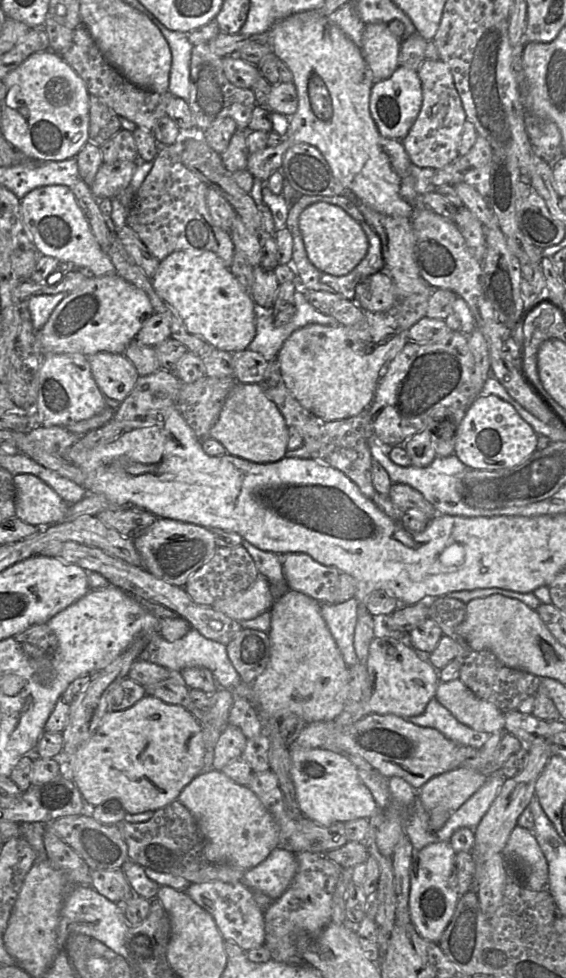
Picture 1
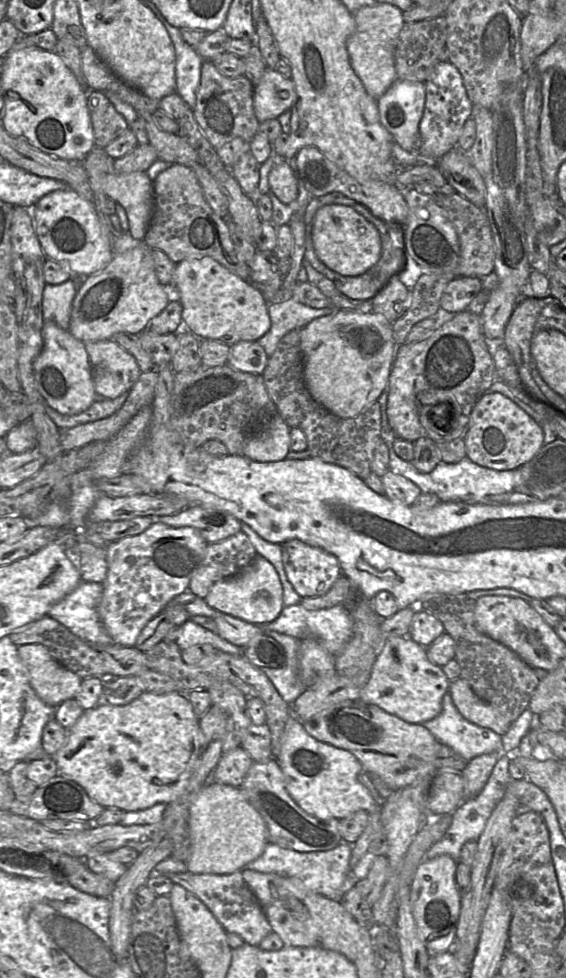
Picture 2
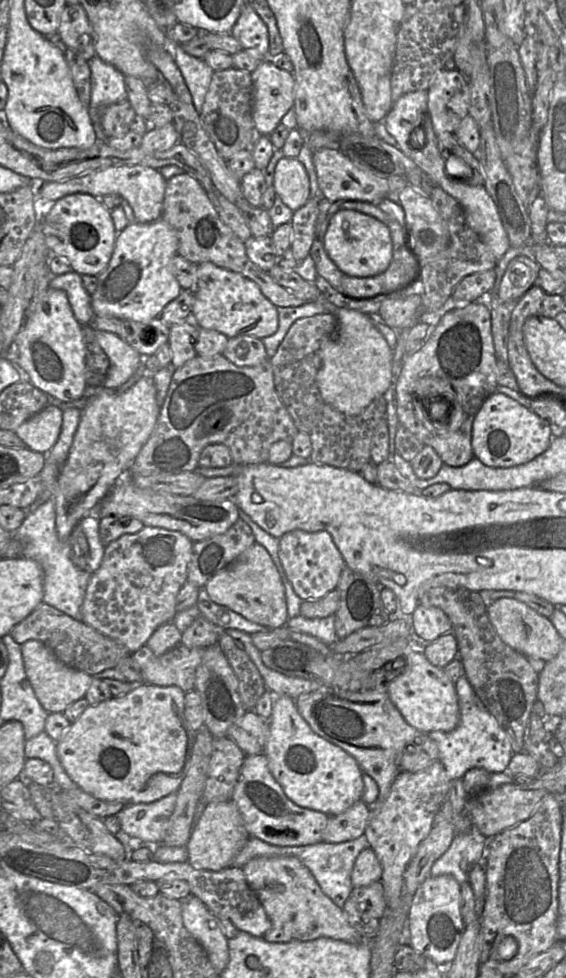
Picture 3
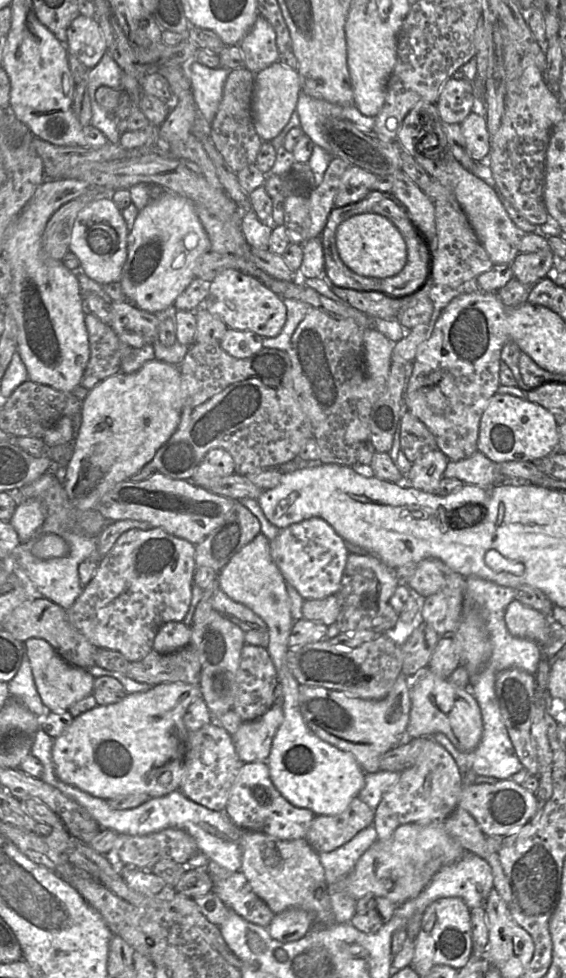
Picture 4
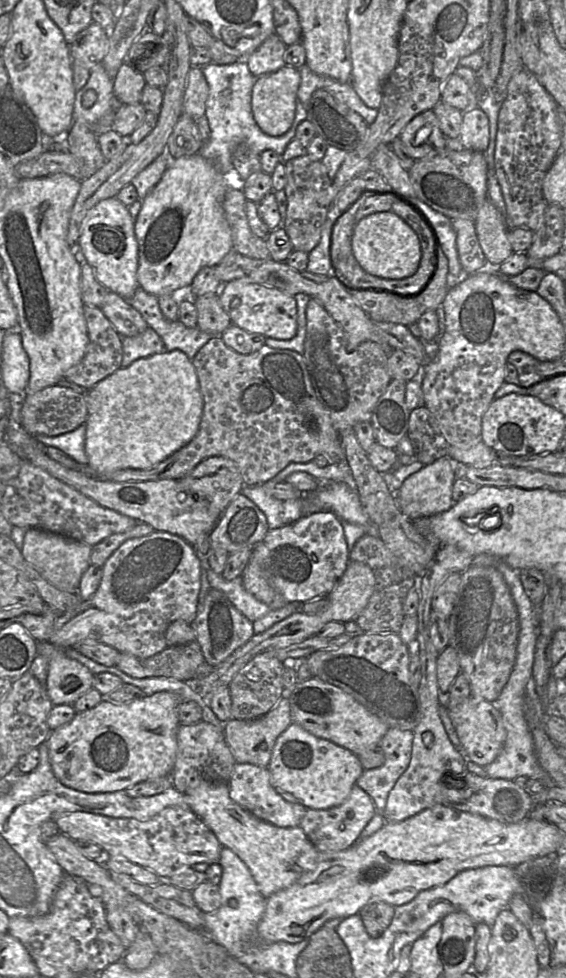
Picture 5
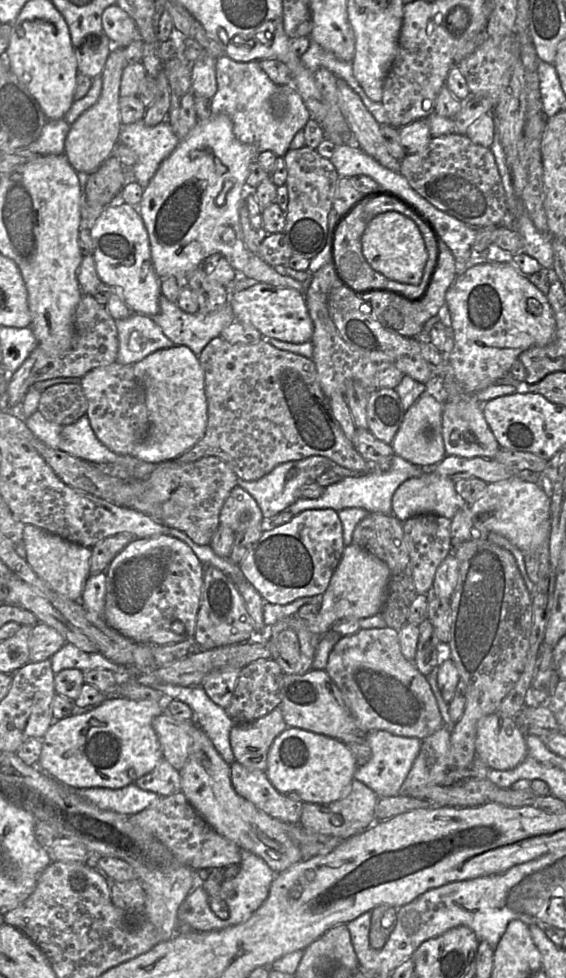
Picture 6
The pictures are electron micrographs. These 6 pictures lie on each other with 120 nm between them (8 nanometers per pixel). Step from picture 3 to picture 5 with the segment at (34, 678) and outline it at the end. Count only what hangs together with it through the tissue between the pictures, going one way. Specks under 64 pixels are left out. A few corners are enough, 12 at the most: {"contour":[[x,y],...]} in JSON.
{"contour":[[37,642],[48,659],[46,690],[72,705],[93,688],[94,674],[63,648]]}

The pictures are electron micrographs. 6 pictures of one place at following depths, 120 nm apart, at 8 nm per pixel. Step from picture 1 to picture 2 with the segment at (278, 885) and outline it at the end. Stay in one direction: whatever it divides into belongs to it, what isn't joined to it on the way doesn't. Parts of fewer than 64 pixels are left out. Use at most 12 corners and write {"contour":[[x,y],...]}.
{"contour":[[268,843],[244,869],[300,879],[341,901],[353,844],[297,852]]}

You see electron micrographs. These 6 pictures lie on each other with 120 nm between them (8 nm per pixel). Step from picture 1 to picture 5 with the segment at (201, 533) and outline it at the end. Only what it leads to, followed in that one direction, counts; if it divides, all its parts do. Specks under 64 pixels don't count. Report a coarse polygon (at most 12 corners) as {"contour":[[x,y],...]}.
{"contour":[[126,540],[90,599],[58,616],[58,648],[148,658],[198,612],[194,546]]}

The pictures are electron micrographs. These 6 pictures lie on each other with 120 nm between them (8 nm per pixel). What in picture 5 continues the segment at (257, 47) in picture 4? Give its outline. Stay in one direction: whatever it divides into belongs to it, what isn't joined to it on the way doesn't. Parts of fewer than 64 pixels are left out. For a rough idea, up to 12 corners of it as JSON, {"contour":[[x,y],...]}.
{"contour":[[276,32],[245,57],[257,78],[285,66],[287,47]]}

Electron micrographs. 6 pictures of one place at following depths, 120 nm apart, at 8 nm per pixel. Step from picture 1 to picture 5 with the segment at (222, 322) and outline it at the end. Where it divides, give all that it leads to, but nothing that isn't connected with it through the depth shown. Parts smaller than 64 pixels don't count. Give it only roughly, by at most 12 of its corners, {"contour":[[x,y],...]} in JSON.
{"contour":[[235,279],[218,297],[232,324],[290,340],[297,333],[294,296]]}

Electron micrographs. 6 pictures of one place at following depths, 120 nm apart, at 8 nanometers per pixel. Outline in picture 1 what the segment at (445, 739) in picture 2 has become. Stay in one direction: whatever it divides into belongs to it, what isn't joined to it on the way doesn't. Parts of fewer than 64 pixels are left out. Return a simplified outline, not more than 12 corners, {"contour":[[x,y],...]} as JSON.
{"contour":[[435,698],[406,719],[461,746],[480,749],[491,736],[459,722]]}

